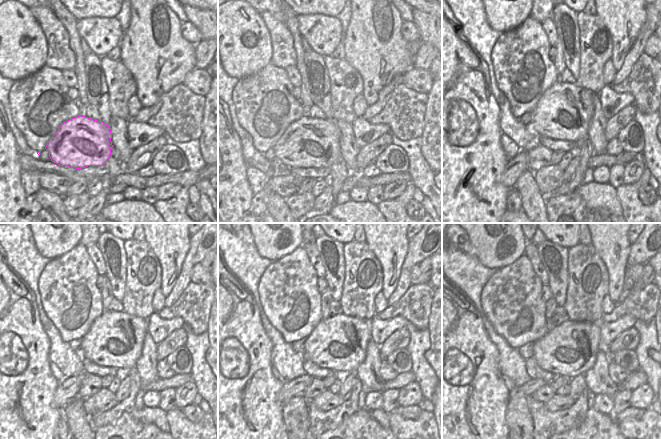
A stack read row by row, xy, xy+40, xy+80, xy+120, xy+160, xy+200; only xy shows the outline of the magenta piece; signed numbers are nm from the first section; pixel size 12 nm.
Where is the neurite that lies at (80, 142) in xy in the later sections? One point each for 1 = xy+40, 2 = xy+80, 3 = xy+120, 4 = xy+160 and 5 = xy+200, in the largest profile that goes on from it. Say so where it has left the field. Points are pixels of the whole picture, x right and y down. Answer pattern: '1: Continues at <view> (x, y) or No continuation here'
1: Continues at xy+40 (308, 142)
2: Continues at xy+80 (569, 120)
3: Continues at xy+120 (119, 346)
4: Continues at xy+160 (342, 348)
5: Continues at xy+200 (569, 350)

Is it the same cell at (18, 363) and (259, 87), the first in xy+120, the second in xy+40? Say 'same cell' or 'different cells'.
same cell

